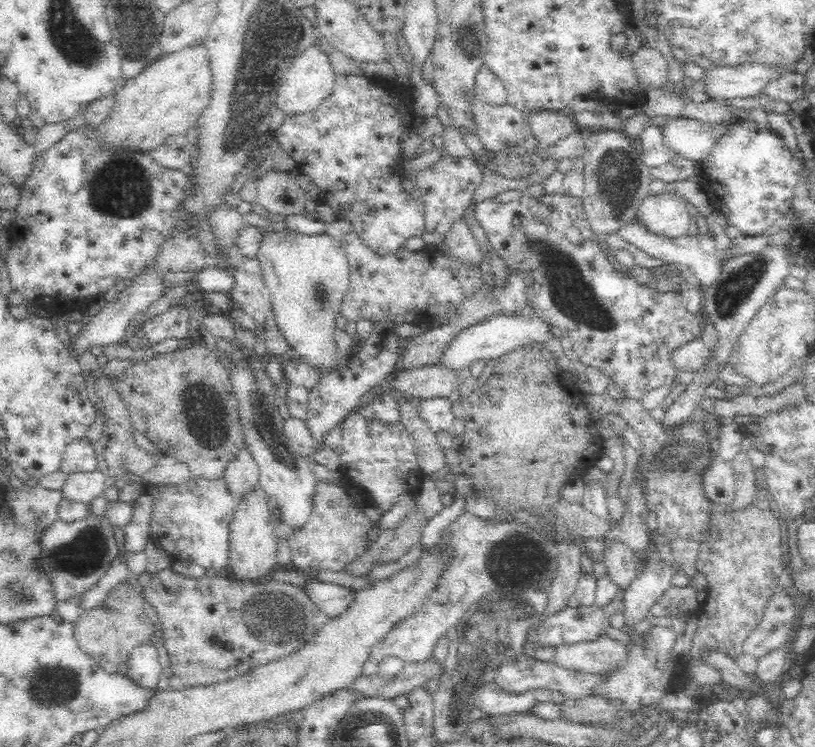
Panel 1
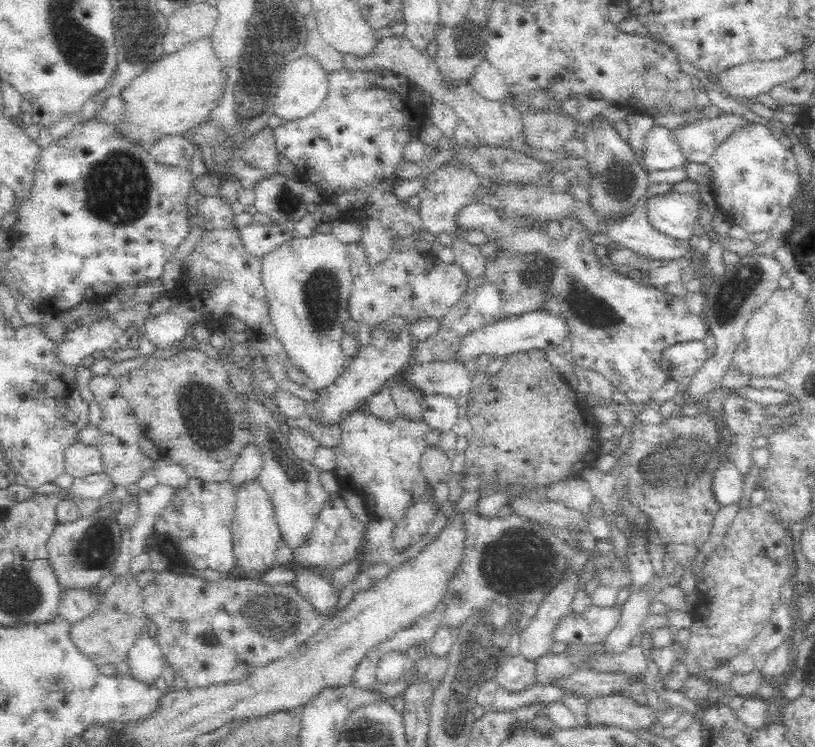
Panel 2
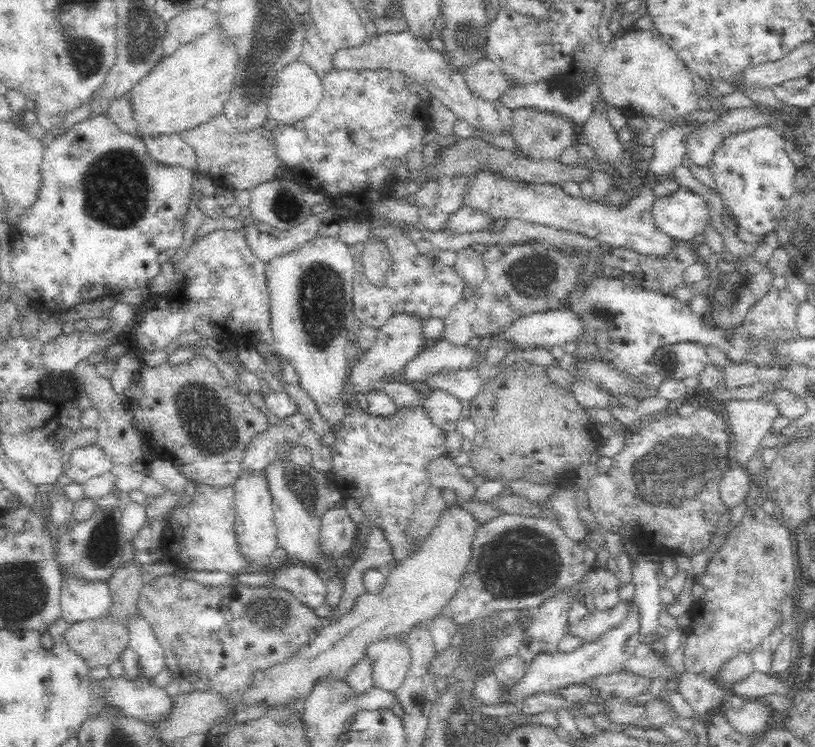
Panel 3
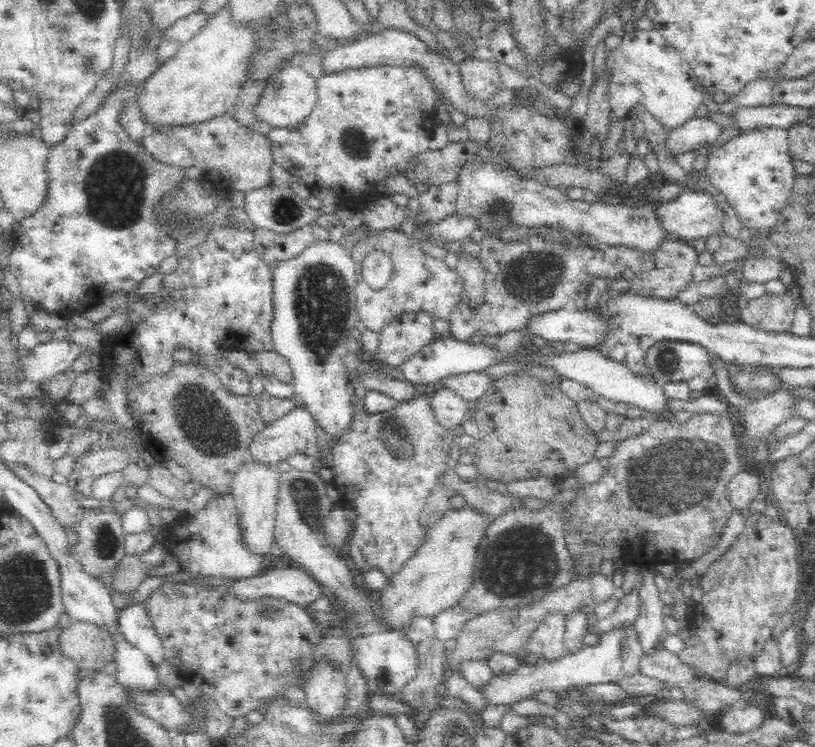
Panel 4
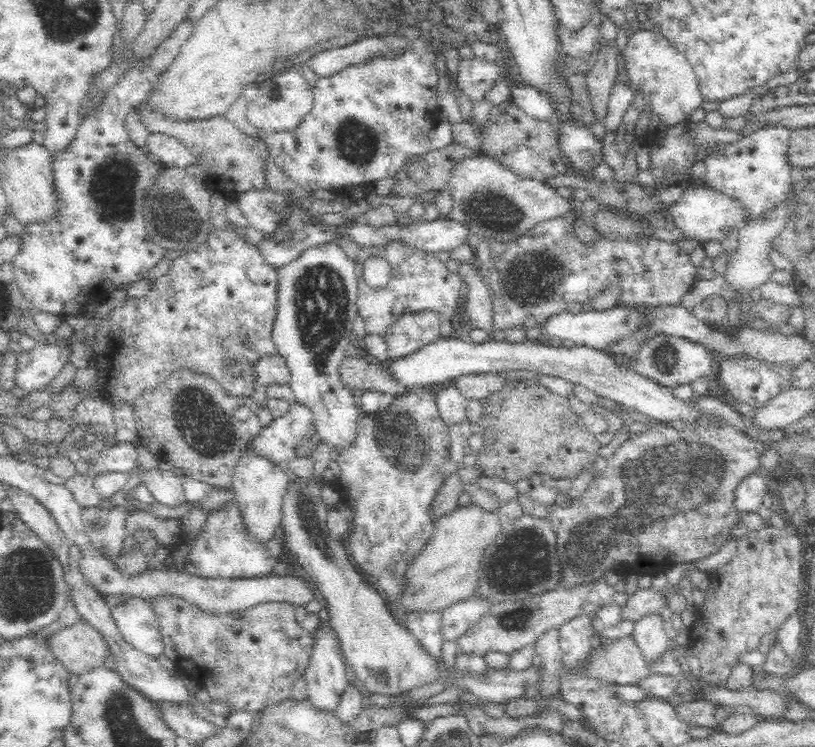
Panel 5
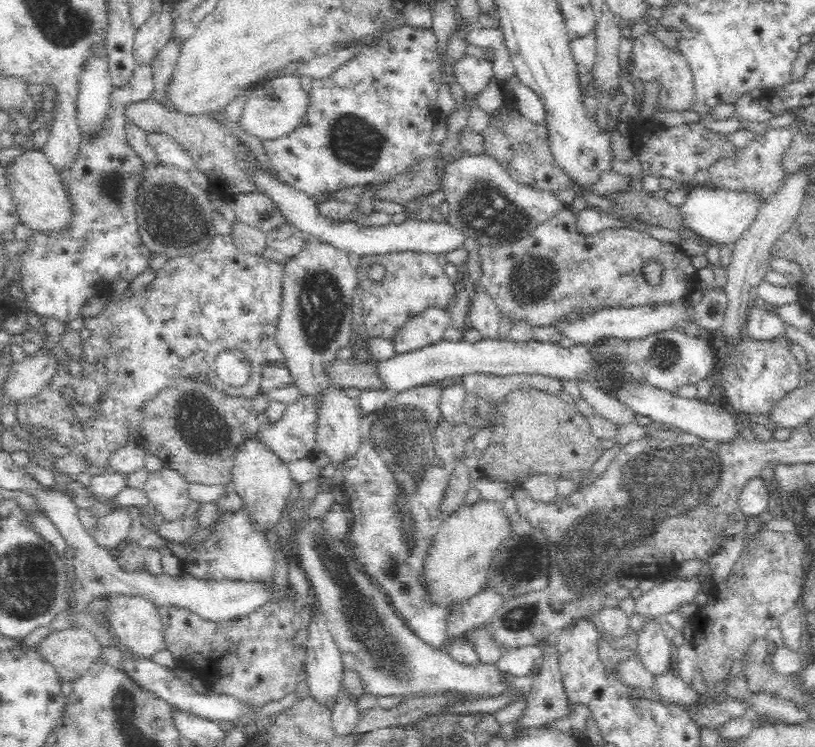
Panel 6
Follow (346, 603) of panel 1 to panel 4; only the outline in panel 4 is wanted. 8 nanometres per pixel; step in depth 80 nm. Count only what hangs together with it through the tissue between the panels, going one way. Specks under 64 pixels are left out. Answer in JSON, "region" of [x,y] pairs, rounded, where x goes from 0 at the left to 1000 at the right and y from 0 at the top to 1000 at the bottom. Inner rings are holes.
{"region":[[[357,752],[351,760],[329,759],[313,772],[296,774],[290,780],[277,783],[282,783],[285,788],[292,790],[293,795],[304,795],[307,799],[319,795],[346,795],[348,801],[360,803],[374,813],[385,809],[395,798],[395,790],[398,790],[398,784],[387,771],[379,767],[379,763],[362,760],[357,756]]]}

